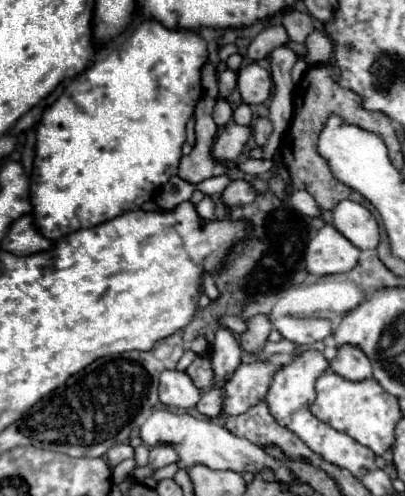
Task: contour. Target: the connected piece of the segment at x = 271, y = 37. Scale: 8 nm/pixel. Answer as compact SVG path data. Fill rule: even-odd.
M269 25L265 27L249 45L247 49L247 57L253 59L253 61L259 61L259 59L265 59L275 47L287 43L287 33L281 25Z

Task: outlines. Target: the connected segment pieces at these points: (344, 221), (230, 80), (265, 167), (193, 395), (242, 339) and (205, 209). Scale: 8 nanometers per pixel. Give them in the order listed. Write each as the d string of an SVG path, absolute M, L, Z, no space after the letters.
M345 199L333 209L333 225L359 249L375 249L379 243L379 227L369 209L361 203Z
M229 67L223 69L219 73L219 95L227 97L235 89L235 85L237 85L237 73L233 69L229 69Z
M247 159L245 163L239 165L239 169L251 175L261 175L267 171L275 171L275 161L273 159Z
M163 371L159 383L159 399L167 407L191 409L197 405L201 391L195 387L193 379L185 371Z
M259 313L259 315L253 315L253 317L245 319L245 325L247 325L247 329L237 335L239 345L247 353L257 353L263 347L263 343L267 341L267 335L273 329L271 319L269 319L269 315Z
M205 197L203 201L199 201L199 203L195 205L195 209L197 209L197 215L199 215L201 221L209 221L209 219L213 219L215 203L211 201L211 197Z

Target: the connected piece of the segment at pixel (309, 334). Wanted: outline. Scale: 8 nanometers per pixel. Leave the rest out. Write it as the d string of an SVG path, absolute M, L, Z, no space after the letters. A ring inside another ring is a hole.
M279 317L273 321L275 329L283 339L293 341L297 345L311 345L315 341L331 335L329 319L305 319L305 317Z

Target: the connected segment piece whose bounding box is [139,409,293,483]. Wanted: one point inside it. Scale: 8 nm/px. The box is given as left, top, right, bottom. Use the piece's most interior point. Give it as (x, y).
(206, 442)

